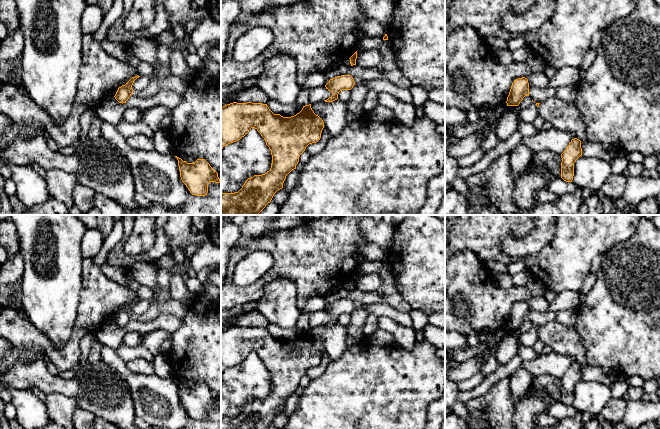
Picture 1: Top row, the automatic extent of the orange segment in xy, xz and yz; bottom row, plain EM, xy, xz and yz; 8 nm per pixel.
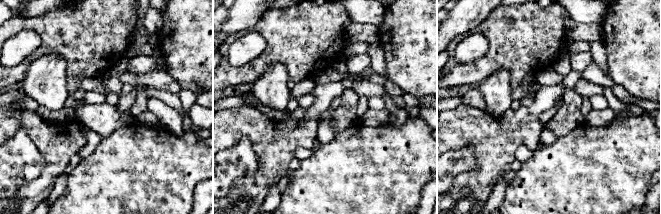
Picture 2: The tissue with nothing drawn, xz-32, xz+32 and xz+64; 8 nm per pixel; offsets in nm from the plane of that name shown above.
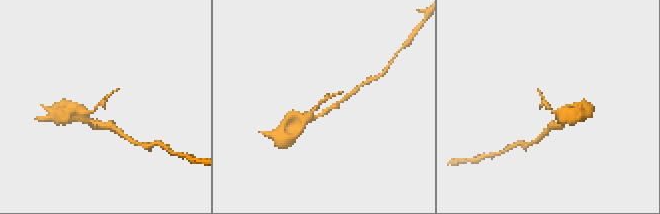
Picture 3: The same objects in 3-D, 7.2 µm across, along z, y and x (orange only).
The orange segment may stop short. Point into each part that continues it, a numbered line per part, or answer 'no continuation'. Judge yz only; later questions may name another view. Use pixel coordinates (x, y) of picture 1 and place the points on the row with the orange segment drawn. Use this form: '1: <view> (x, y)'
no continuation

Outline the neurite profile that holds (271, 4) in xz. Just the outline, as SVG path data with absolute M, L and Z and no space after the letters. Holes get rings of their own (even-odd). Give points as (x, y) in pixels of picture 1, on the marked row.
M268 0L268 3L266 5L266 11L278 6L287 6L290 4L294 4L299 1L301 0Z

